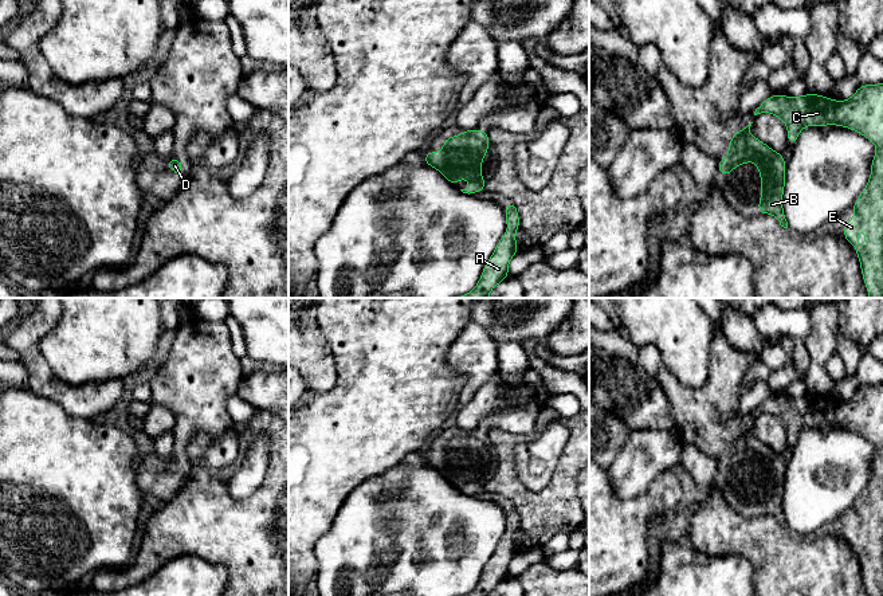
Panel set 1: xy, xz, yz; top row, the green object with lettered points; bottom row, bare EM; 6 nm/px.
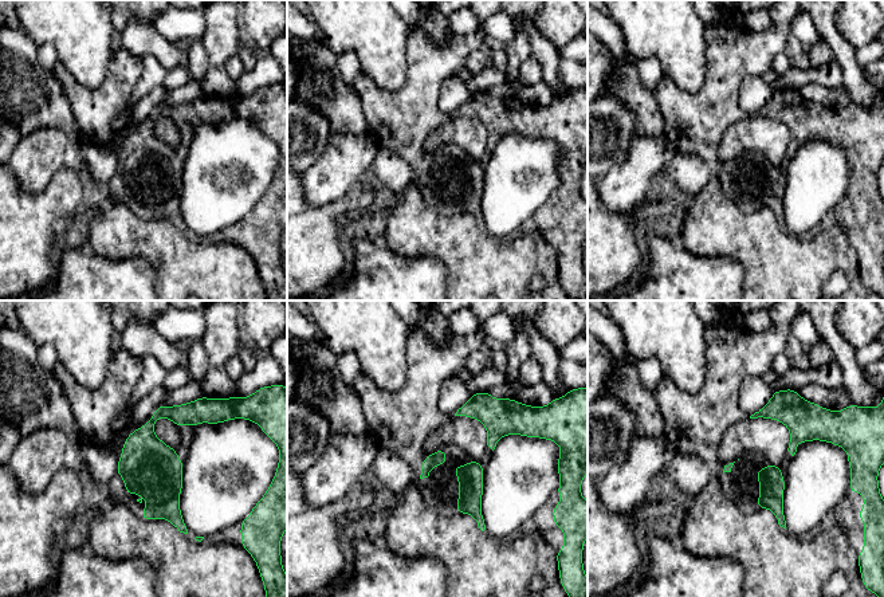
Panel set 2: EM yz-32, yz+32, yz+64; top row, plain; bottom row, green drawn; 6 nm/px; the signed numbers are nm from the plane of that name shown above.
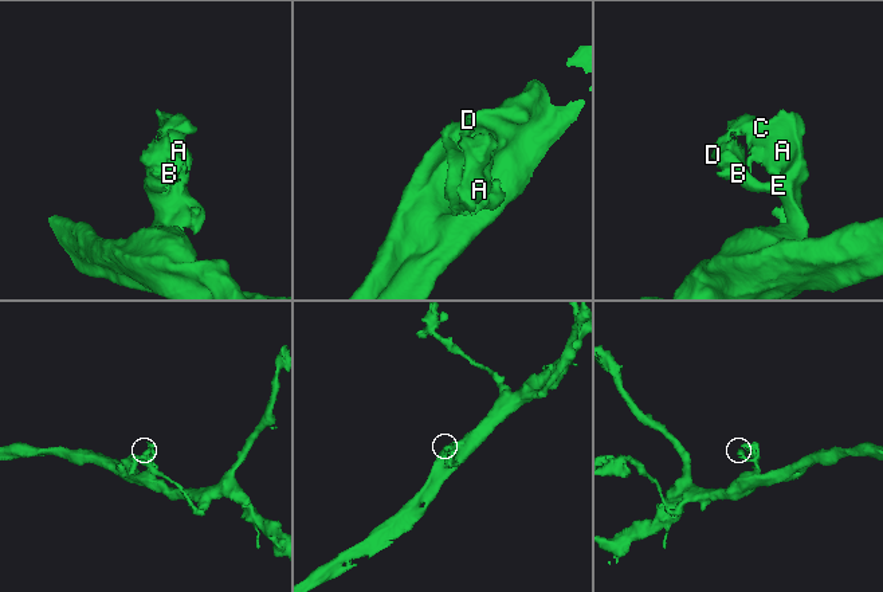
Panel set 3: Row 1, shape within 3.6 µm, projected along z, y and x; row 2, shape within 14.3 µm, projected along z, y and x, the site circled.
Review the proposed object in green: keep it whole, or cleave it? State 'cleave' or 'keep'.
keep

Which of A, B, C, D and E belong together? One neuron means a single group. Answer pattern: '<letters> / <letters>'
A B C D E

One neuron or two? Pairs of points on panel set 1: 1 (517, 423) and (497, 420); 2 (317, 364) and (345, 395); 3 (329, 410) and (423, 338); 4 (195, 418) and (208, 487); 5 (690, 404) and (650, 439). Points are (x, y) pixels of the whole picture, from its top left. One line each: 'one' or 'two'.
1: one
2: two
3: one
4: two
5: two

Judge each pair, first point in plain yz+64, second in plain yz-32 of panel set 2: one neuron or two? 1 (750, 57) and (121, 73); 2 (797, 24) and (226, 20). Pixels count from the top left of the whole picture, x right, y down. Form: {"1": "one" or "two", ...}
{"1": "one", "2": "two"}

